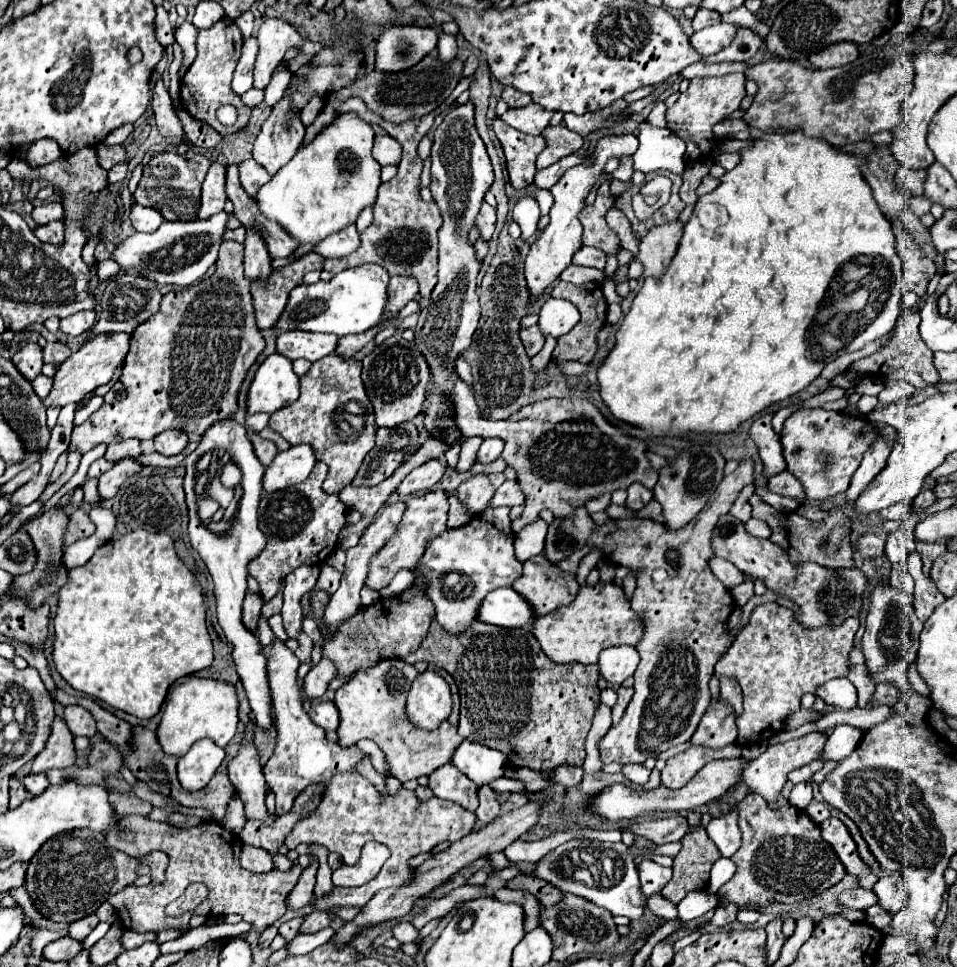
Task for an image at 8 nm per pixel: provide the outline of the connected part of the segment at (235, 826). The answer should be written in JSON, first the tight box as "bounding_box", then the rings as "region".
{"bounding_box":[220,796,247,834],"region":[[[234,796],[232,802],[228,804],[228,812],[226,812],[226,816],[222,818],[220,824],[222,824],[228,832],[238,834],[238,832],[244,828],[246,822],[247,819],[245,817],[244,804],[238,796]]]}

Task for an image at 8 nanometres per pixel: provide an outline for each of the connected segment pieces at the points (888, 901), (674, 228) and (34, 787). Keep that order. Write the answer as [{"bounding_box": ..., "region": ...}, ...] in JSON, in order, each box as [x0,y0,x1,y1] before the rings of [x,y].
[{"bounding_box":[873,874,908,914],"region":[[[900,874],[884,876],[873,887],[877,896],[877,904],[890,914],[902,912],[908,906],[908,890]]]},{"bounding_box":[636,222,682,276],"region":[[[666,222],[654,226],[640,242],[636,260],[644,266],[644,276],[660,276],[668,268],[668,260],[674,258],[678,242],[682,238],[682,222]]]},{"bounding_box":[22,774,50,796],"region":[[[30,774],[30,776],[26,776],[22,782],[24,782],[26,790],[30,790],[34,796],[40,794],[40,792],[44,792],[44,788],[50,786],[46,774]]]}]

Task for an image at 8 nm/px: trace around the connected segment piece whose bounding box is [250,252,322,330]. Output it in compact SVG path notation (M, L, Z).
M308 252L302 260L272 270L268 284L252 284L250 292L258 328L268 330L276 324L288 302L290 290L302 284L302 276L310 270L322 270L322 256L316 252Z

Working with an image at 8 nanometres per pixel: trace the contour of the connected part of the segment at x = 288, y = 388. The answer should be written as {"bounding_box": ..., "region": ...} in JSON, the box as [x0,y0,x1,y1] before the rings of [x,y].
{"bounding_box":[248,354,300,414],"region":[[[270,354],[254,374],[248,390],[248,414],[276,412],[292,404],[300,394],[300,380],[292,372],[292,362],[280,354]]]}

